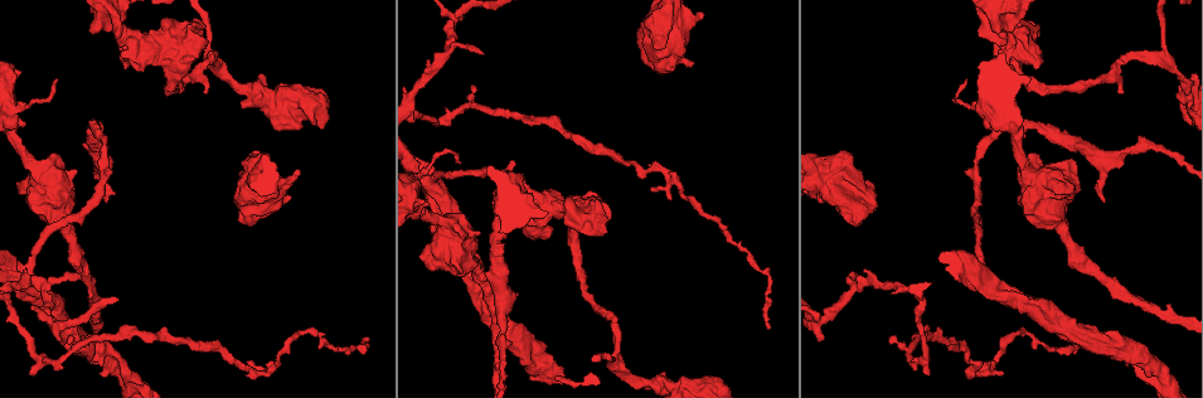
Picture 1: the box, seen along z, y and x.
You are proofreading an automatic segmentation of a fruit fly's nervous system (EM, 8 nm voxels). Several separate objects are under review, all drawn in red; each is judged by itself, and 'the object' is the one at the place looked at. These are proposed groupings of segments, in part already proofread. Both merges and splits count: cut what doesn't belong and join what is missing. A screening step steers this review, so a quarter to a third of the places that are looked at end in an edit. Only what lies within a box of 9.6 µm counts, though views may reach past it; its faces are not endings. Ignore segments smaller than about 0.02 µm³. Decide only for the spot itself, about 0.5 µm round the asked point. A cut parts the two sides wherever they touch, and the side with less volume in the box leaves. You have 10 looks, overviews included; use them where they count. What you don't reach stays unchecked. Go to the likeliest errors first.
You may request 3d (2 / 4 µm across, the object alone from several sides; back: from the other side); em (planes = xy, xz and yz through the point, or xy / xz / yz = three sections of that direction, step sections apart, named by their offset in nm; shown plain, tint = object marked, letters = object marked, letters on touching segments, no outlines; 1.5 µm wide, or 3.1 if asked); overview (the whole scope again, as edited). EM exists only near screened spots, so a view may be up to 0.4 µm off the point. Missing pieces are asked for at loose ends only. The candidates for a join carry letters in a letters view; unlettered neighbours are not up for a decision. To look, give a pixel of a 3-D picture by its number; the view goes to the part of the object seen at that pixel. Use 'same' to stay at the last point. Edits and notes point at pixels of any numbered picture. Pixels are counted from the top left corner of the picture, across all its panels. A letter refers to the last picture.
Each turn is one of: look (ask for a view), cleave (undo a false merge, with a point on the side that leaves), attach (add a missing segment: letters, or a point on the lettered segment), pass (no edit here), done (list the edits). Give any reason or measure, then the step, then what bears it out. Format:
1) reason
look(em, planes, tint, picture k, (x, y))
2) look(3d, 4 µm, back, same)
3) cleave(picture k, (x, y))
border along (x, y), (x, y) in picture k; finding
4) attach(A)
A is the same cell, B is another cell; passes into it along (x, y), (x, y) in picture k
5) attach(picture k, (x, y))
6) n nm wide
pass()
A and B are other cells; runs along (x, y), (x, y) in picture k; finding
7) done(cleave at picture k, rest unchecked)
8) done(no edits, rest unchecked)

abrupt turn
look(3d, 2 µm, back, picture 1, (539, 231))

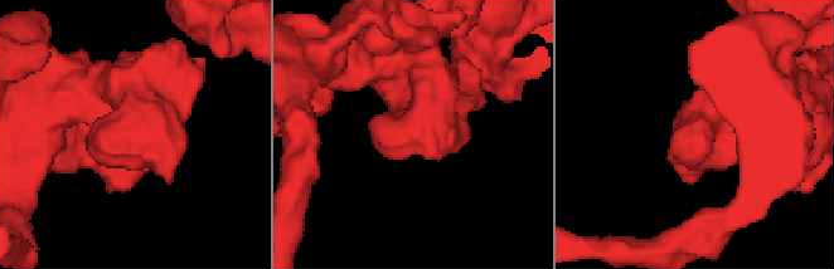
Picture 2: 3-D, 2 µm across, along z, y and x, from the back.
shape alone is not enough
look(em, planes, letters, picture 2, (133, 144))

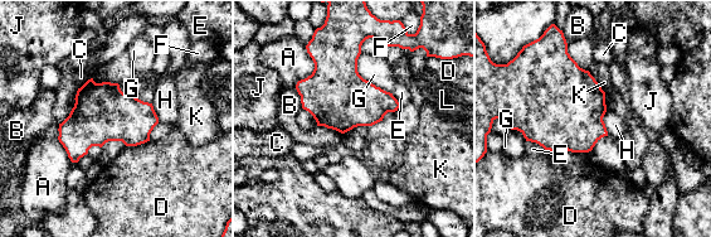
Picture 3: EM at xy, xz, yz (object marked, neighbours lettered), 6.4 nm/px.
190 nm wide
pass()
A, B, C, D, E, F, G, H, J, K and L are other cells; border along (526, 140), (535, 141), (545, 149) in picture 3; continuous, no second neuron

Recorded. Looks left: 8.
an open end
look(3d, 2 µm, back, picture 1, (1119, 91))

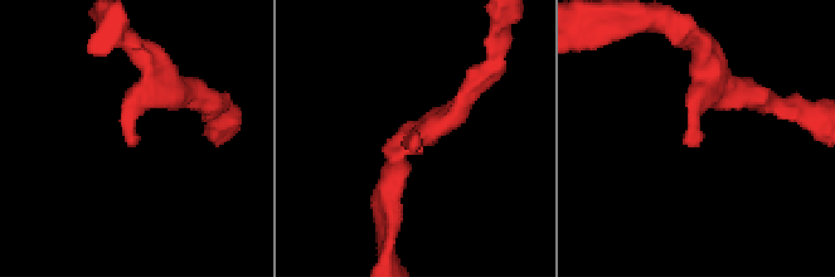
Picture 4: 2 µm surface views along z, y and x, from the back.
need the tissue
look(em, xy, step 8, tint, picture 4, (419, 145))

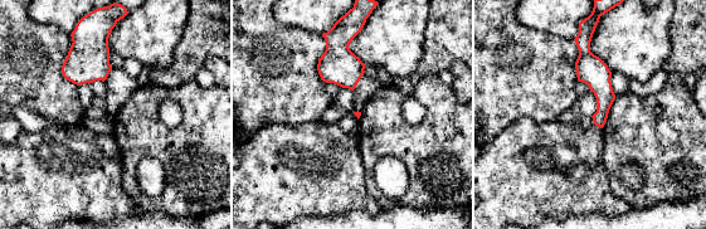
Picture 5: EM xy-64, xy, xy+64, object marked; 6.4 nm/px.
see the neighbours
look(em, xy, step 8, letters, same)

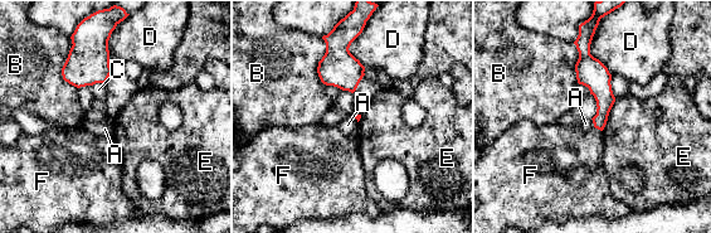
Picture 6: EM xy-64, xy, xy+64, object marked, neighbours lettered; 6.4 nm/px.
B touches over 300 nm
pass()
A, B, C, D, E and F are other cells; no lettered segment goes on from it

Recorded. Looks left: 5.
sharp bend
look(3d, 4 µm, picture 1, (926, 357))

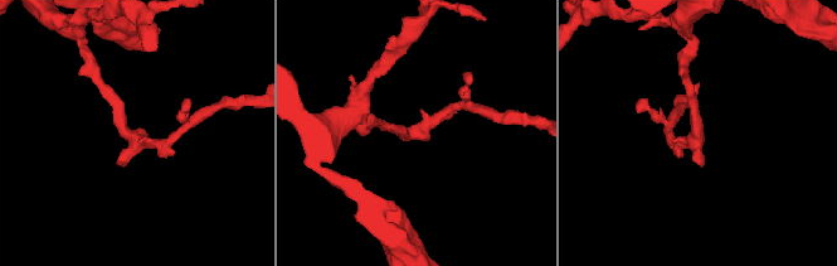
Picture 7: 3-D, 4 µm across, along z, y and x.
look(em, yz, step 8, tint, picture 7, (414, 132))

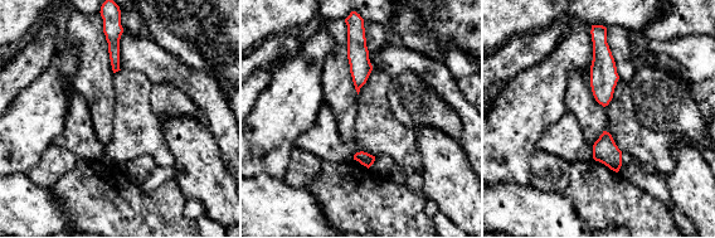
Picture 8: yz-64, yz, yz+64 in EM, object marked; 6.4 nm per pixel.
another direction
look(em, planes, letters, same)

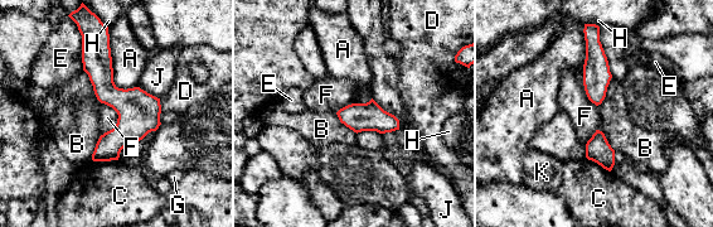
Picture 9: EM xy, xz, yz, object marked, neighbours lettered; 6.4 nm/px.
A touches over 420 nm
pass()
A, B, C, D, E, F, G, H, J and K are other cells; border along (100, 101), (117, 115), (100, 136) in picture 9; one neuron here

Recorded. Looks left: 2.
tapers out
look(em, planes, letters, picture 1, (668, 198))

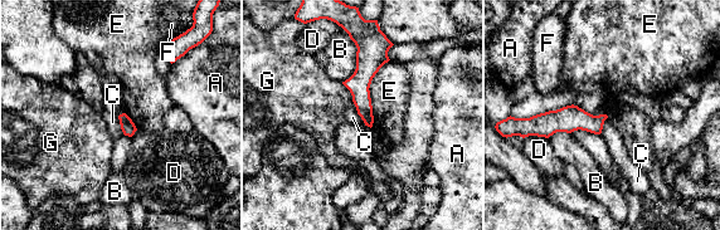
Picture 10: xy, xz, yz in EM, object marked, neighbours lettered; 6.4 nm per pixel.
E touches over 460 nm
pass()
A, B, C, D, E, F and G are other cells; runs along (369, 44), (363, 76), (368, 122) in picture 10; none of them fits

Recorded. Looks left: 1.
done(no edits, rest unchecked)

